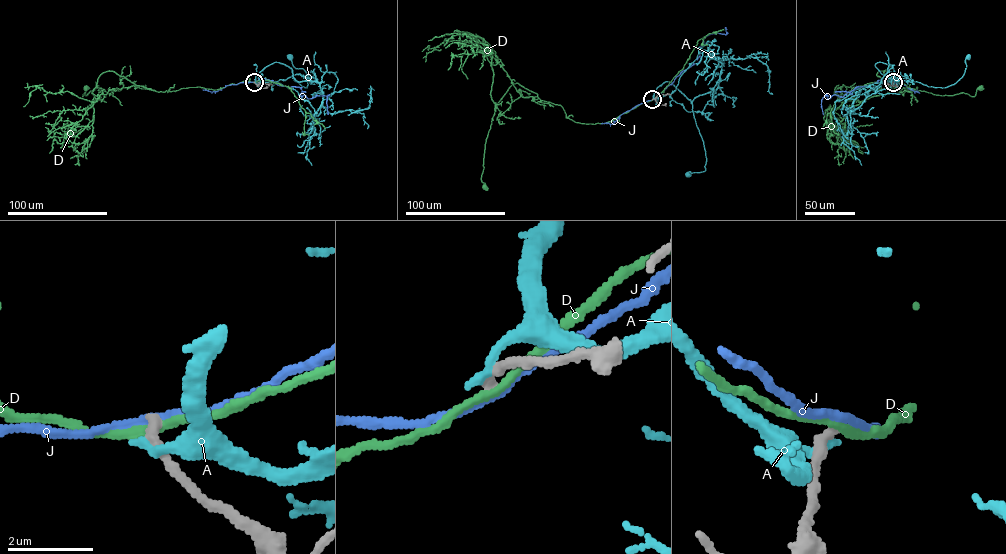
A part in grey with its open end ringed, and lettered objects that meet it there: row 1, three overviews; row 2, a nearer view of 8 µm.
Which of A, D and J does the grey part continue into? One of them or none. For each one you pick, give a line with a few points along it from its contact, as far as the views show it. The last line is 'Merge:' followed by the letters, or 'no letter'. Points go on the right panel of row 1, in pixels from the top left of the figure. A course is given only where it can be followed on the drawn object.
Merge: no letter

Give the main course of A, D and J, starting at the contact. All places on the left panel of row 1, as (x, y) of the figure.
A: (254, 82), (266, 67), (279, 62), (290, 68), (294, 80), (306, 87), (306, 72), (295, 68), (289, 56)
D: (254, 82), (217, 89), (198, 87), (157, 92), (108, 71), (98, 77), (97, 87), (83, 96), (86, 87)
J: (254, 82), (263, 78), (279, 85), (299, 87), (301, 96), (304, 94), (308, 98), (328, 95), (328, 114)

